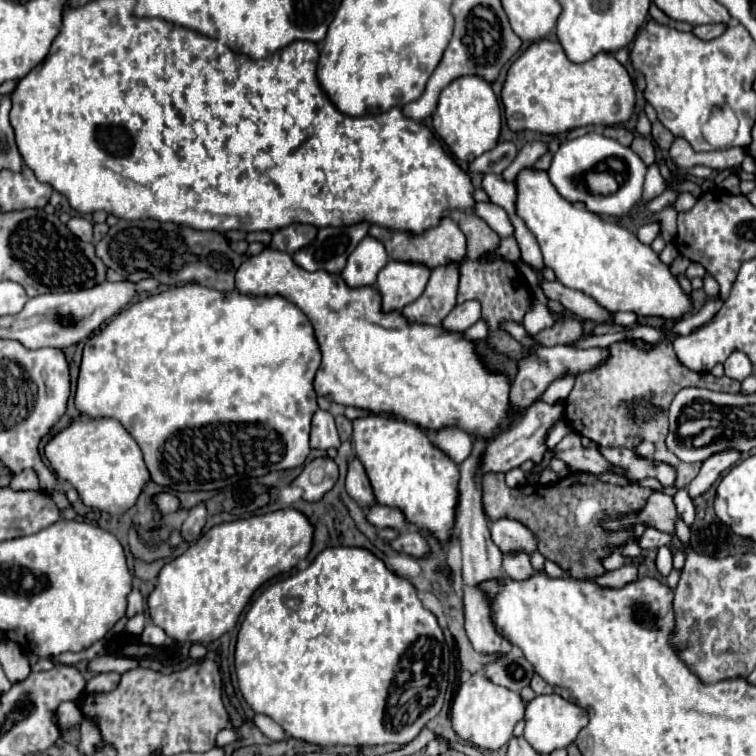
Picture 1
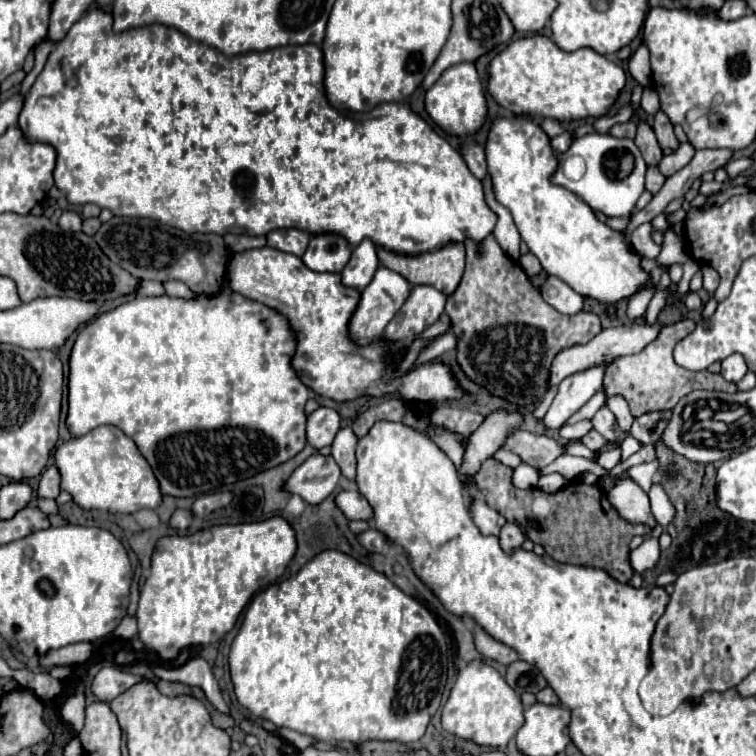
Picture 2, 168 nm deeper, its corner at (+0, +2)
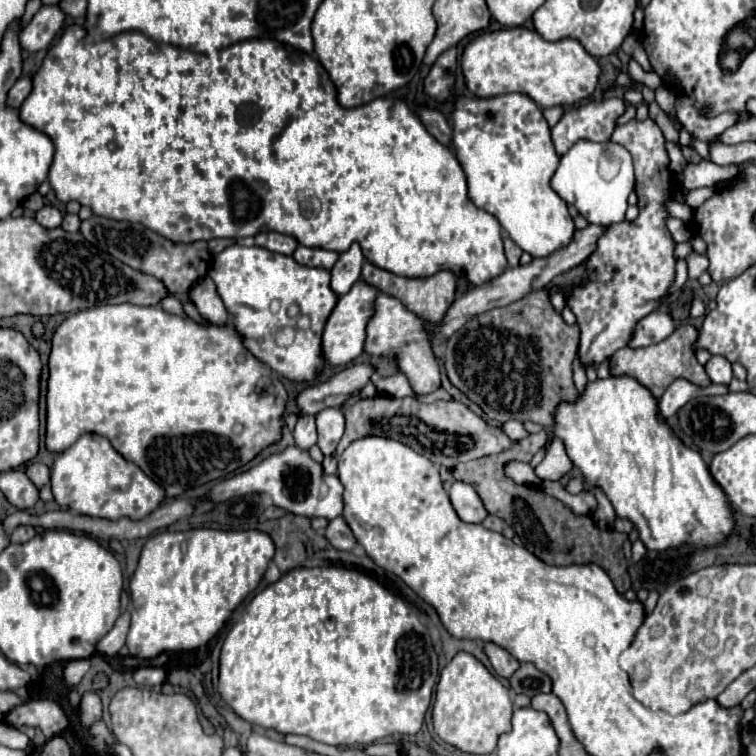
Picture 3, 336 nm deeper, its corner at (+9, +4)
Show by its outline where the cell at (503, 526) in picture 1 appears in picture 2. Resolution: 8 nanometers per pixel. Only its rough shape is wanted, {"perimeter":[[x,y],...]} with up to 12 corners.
{"perimeter":[[481,497],[471,503],[477,529],[483,535],[499,535],[505,525],[495,509]]}

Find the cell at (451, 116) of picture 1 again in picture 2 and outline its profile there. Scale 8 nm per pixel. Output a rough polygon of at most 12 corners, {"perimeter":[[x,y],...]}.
{"perimeter":[[473,63],[449,67],[425,95],[449,135],[483,129],[489,109]]}

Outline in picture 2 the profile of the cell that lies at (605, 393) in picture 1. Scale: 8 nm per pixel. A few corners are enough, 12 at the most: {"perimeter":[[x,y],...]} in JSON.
{"perimeter":[[695,321],[661,327],[635,355],[615,359],[605,397],[633,417],[667,411],[695,391],[735,393],[721,373],[687,371],[673,347]]}

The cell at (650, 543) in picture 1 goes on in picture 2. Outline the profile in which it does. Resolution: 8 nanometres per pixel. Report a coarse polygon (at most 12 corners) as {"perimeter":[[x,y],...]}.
{"perimeter":[[623,471],[607,493],[631,523],[657,525],[647,493]]}

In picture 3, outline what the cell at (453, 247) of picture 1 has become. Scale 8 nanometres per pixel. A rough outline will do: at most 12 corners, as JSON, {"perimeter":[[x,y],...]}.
{"perimeter":[[364,263],[362,281],[396,297],[422,321],[440,325],[456,279],[440,271],[406,279]]}

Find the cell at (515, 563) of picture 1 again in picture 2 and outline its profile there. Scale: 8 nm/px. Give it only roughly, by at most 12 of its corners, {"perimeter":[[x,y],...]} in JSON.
{"perimeter":[[507,523],[499,533],[505,553],[513,553],[525,541],[515,523]]}

